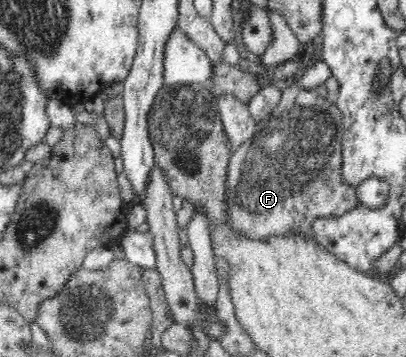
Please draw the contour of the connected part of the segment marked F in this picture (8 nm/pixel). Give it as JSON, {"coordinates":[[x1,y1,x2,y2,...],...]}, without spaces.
{"coordinates":[[296,84,289,87,284,87,282,90,282,98,273,111,265,119,256,122,256,130,253,135,234,149,231,157,228,159,228,170,226,171,226,199,223,200,223,205,226,206,226,219,222,221,220,229,226,233,230,240,236,241,264,241,269,237,303,237,313,238,313,222,319,218,336,218,342,216,350,208,354,208,358,204,356,187,344,183,343,175,341,175,341,167,343,166,342,151,342,111,327,98,322,98,314,90,306,91,301,89]]}

